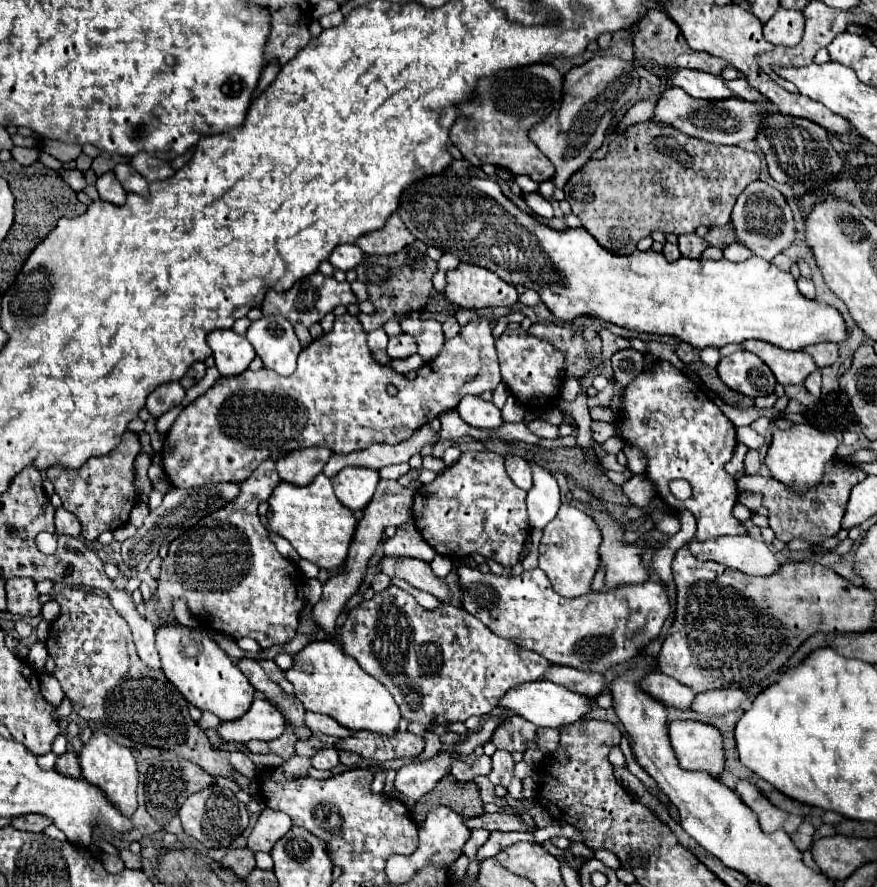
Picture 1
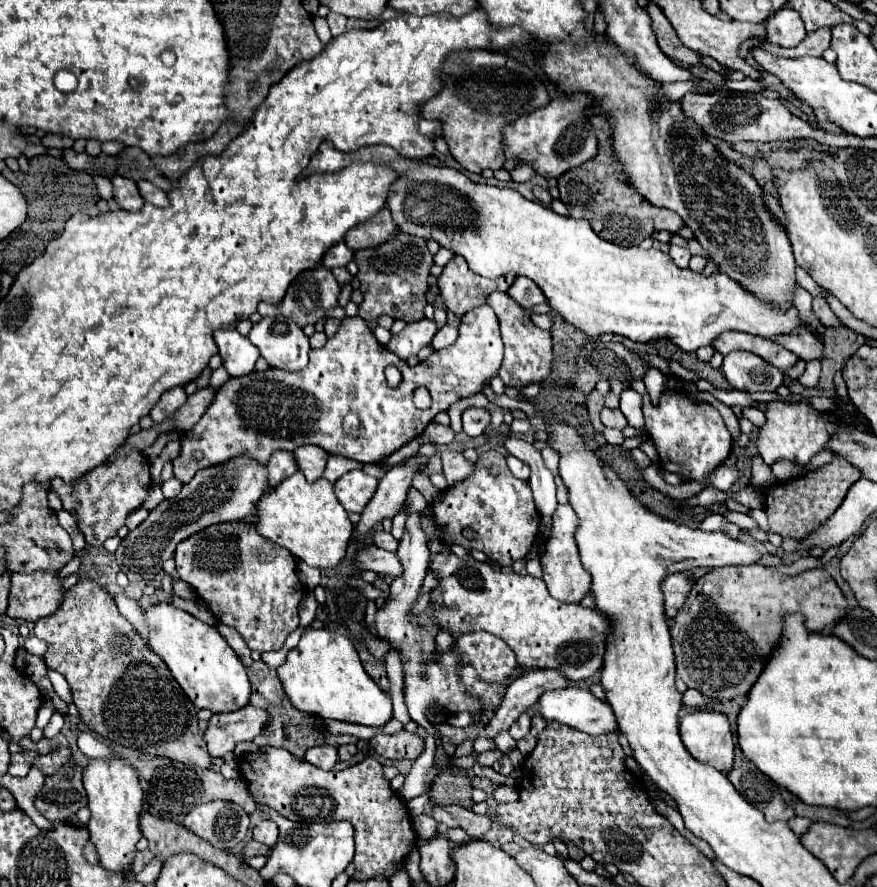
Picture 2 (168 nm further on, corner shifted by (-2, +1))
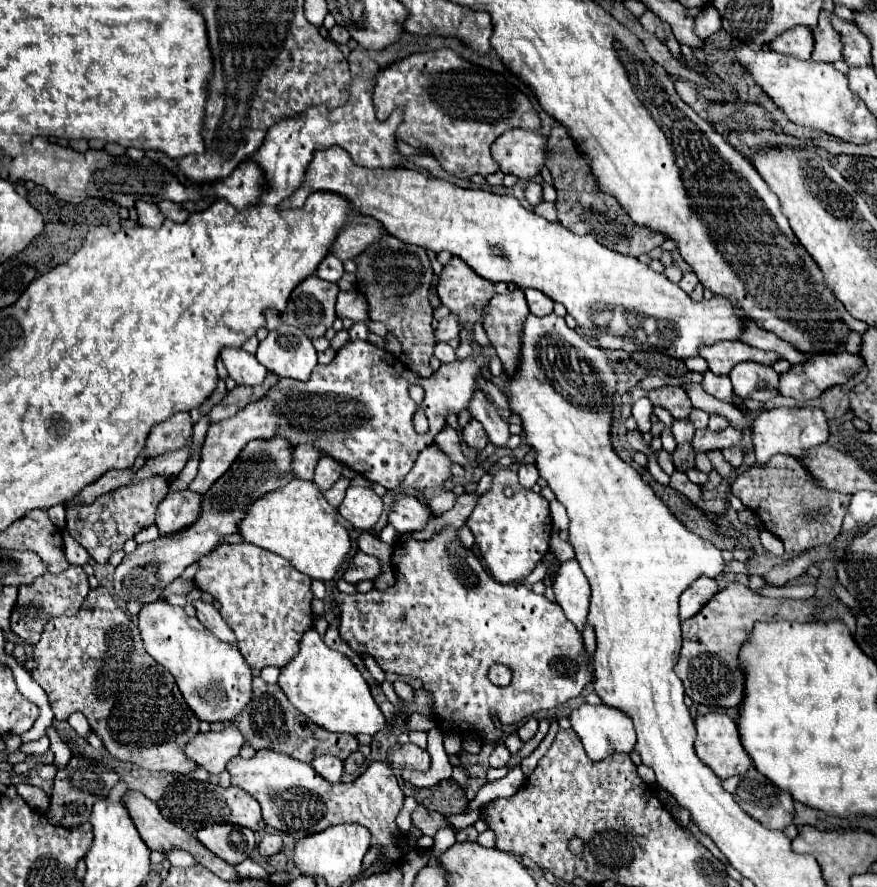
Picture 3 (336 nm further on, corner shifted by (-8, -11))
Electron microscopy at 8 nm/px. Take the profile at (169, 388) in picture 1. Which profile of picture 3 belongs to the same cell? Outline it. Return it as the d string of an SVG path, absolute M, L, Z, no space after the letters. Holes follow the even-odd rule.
M180 411L180 413L172 415L170 419L158 423L150 431L150 435L146 439L146 449L148 449L150 457L156 457L166 451L174 451L174 449L188 445L190 437L192 437L190 415L186 411Z

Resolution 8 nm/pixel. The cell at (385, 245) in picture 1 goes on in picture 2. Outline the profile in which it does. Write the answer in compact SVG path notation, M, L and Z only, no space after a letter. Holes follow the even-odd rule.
M382 207L372 219L352 227L346 235L344 235L344 243L352 249L368 249L368 247L376 247L382 245L394 231L396 231L396 223L392 221L392 215L386 207Z

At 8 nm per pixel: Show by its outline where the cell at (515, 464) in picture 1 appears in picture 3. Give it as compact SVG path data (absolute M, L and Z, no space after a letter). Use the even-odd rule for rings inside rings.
M520 465L518 469L518 477L520 477L520 485L526 489L532 489L538 481L538 469L534 465Z

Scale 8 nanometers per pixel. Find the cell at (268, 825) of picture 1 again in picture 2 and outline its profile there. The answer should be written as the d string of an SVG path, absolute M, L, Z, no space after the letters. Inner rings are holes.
M264 819L260 821L256 827L254 827L254 839L268 845L268 847L274 847L276 841L278 841L278 827L272 819Z

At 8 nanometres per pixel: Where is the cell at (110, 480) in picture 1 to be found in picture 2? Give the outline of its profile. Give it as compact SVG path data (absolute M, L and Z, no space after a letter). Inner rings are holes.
M132 451L128 457L102 463L72 483L52 479L50 489L62 499L64 509L76 517L78 529L84 533L86 543L100 547L108 537L118 533L118 529L126 523L128 513L136 511L144 503L150 481L150 461L140 451Z

